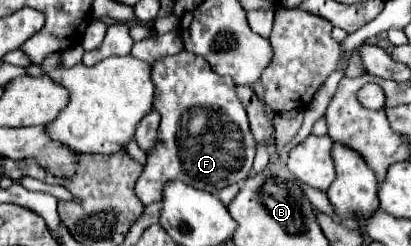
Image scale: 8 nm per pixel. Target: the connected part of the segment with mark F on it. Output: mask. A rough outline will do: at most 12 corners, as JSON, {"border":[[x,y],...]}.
{"border":[[180,51],[152,67],[144,205],[248,177],[256,141],[230,77]]}

